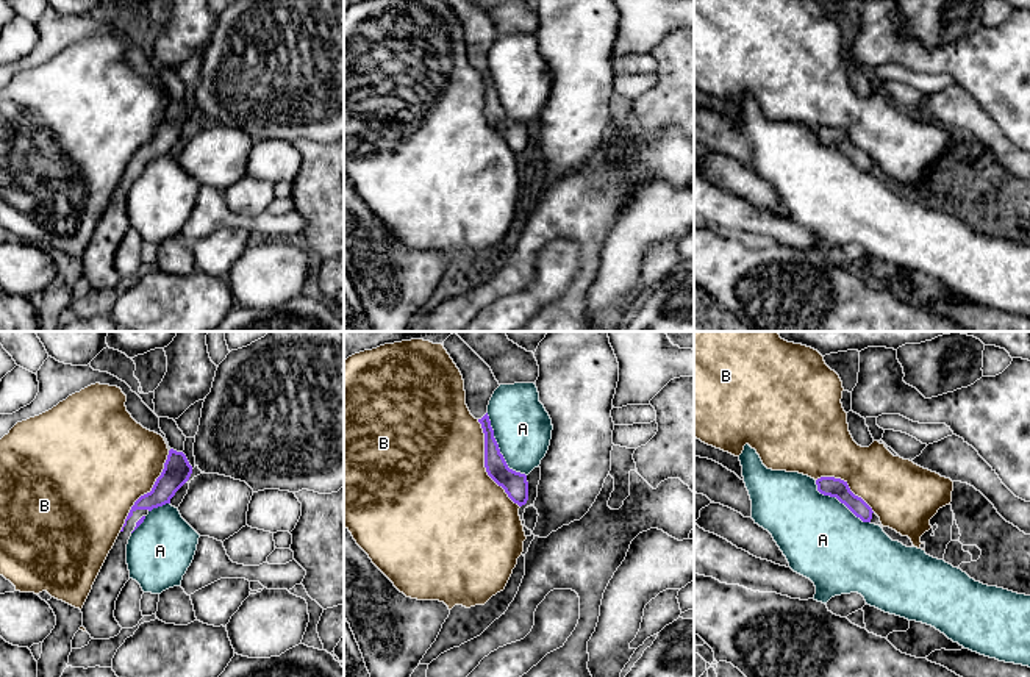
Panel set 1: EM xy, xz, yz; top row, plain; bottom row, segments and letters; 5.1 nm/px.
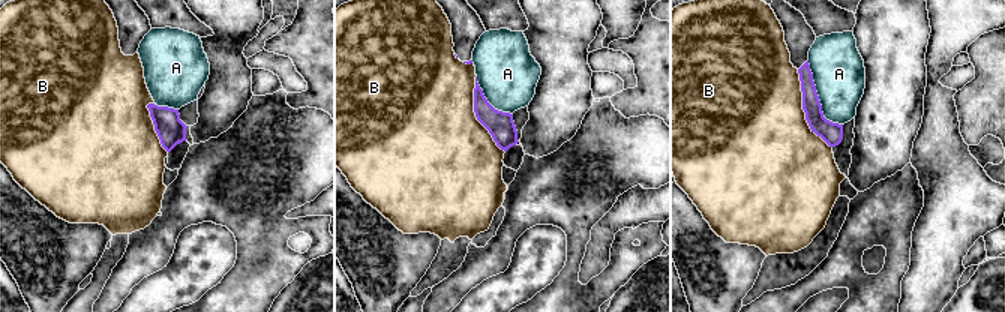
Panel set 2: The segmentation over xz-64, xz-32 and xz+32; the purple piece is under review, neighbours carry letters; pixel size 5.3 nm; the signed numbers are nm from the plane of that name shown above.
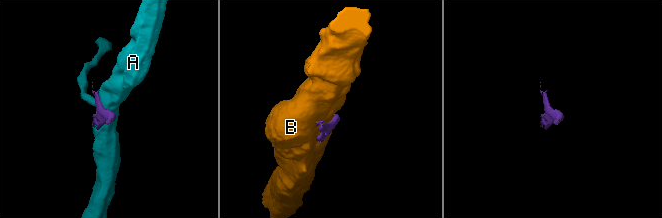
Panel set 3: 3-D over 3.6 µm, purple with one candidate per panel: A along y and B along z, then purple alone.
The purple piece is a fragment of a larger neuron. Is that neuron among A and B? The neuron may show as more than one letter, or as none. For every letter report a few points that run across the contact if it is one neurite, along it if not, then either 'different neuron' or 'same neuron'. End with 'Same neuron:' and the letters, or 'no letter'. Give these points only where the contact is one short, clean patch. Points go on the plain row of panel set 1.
A: different neuron
B: different neuron
Same neuron: no letter

